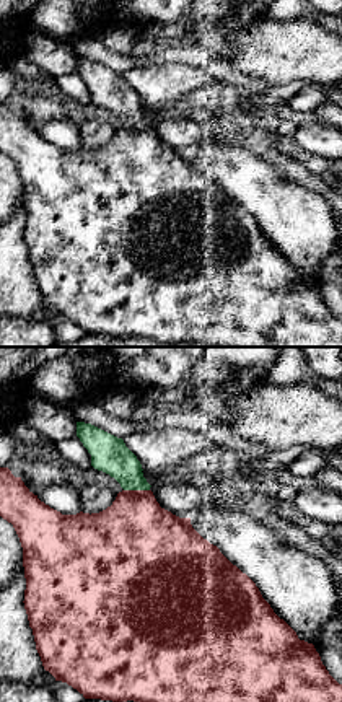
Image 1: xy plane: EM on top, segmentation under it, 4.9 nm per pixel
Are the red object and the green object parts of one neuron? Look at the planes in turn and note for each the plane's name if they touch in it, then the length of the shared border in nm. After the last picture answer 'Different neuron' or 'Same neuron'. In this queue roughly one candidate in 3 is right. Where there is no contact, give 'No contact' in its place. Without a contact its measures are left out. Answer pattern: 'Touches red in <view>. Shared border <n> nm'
Touches red in xy. Shared border 130 nm

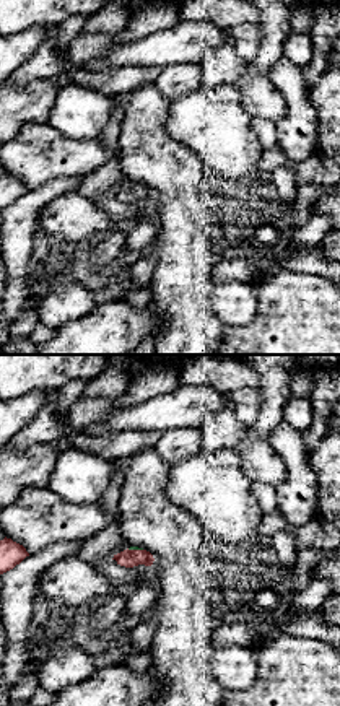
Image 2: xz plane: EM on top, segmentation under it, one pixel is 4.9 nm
Touches red in xz. Shared border 80 nm

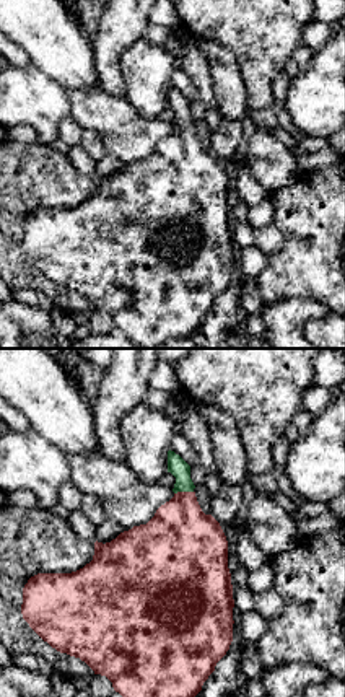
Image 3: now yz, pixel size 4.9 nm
Touches red in yz. Shared border 100 nm

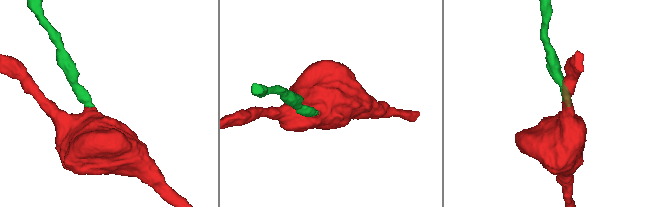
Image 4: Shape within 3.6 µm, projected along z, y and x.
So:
Same neuron

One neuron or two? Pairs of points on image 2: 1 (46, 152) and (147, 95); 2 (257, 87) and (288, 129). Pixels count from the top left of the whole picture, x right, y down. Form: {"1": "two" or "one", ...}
{"1": "two", "2": "two"}

